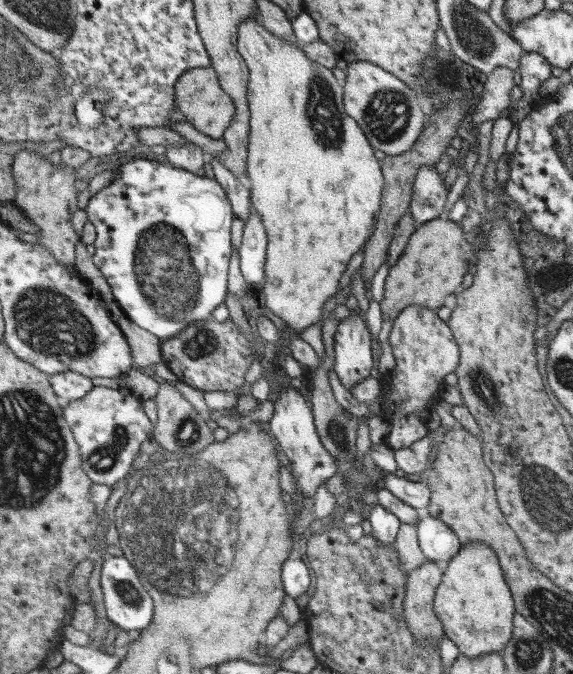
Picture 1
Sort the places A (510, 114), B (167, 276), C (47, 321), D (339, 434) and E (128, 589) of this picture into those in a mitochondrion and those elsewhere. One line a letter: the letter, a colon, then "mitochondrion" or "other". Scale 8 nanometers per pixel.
A: other
B: mitochondrion
C: mitochondrion
D: mitochondrion
E: mitochondrion

